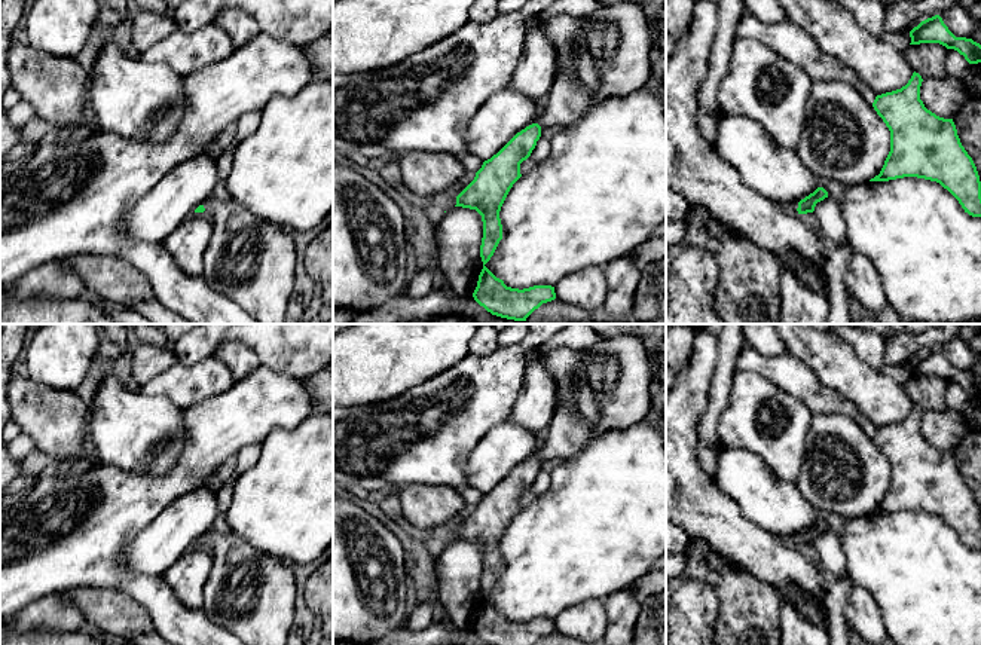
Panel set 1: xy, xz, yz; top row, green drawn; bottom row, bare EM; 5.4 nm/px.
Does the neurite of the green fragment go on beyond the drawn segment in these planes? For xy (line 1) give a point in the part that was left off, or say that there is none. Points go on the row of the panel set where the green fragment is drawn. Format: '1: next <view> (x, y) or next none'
1: next xy (251, 262)

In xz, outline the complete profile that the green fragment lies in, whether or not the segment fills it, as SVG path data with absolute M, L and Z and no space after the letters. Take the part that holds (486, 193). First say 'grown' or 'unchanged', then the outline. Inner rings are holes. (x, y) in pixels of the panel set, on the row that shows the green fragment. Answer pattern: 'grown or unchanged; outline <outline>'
grown; outline M632 1L599 6L584 18L554 16L544 30L557 59L544 111L483 162L455 205L476 210L483 221L483 269L474 300L492 315L514 321L526 321L543 303L556 299L551 285L511 288L485 266L502 239L499 211L522 177L520 163L531 156L543 126L566 128L599 100L626 97L645 88L651 79L655 42L644 7Z

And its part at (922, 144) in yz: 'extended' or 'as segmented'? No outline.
as segmented

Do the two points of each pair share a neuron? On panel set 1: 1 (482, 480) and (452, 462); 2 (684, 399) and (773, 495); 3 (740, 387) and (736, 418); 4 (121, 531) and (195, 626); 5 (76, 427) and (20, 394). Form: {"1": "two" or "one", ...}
{"1": "two", "2": "two", "3": "one", "4": "one", "5": "one"}

